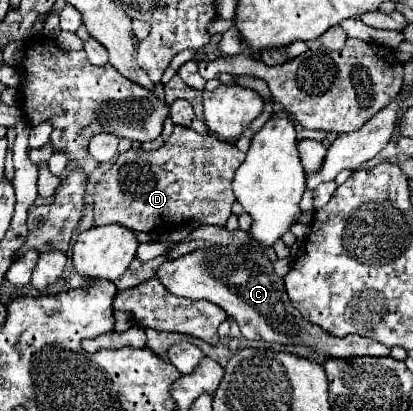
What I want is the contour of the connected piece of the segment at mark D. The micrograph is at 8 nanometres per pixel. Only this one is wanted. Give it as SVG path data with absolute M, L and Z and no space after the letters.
M175 126L171 138L153 152L145 150L127 150L125 154L117 156L115 166L103 174L97 190L95 190L95 204L93 216L95 224L123 224L137 232L151 232L155 228L169 230L173 226L187 224L197 220L201 224L215 224L225 226L231 216L231 206L235 202L235 194L231 188L235 170L245 160L245 154L237 150L233 144L219 140L215 134L197 134L193 130L185 130Z

